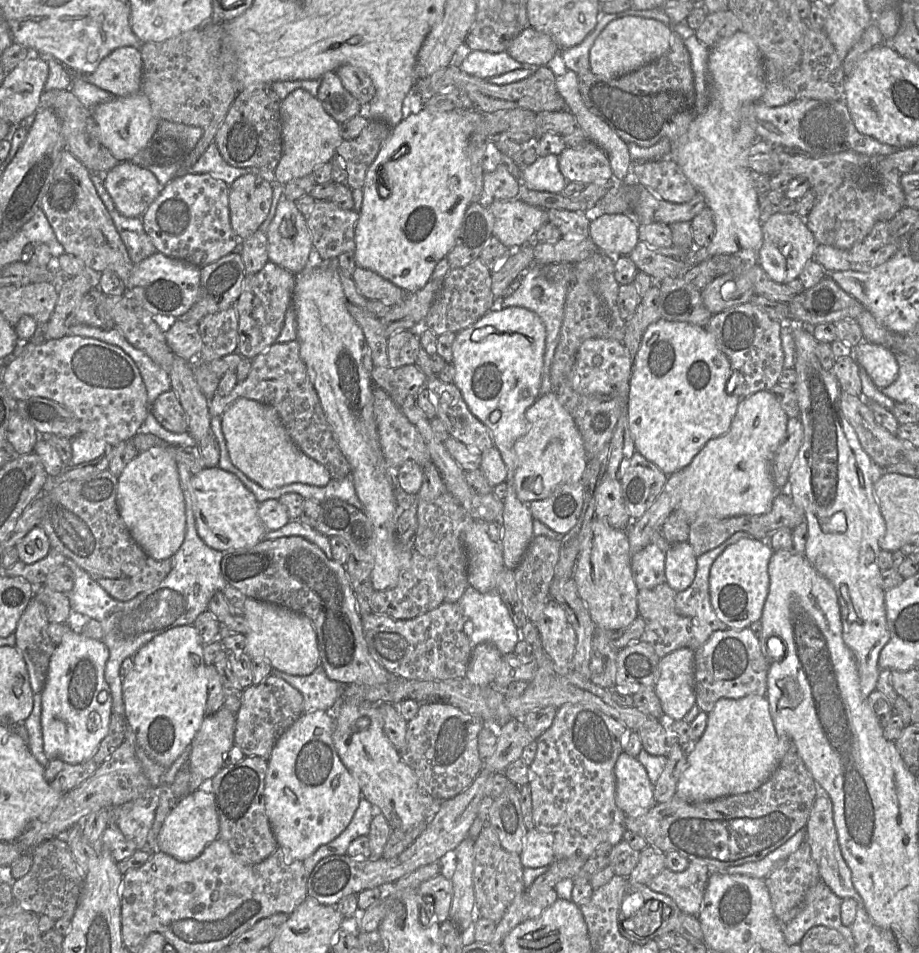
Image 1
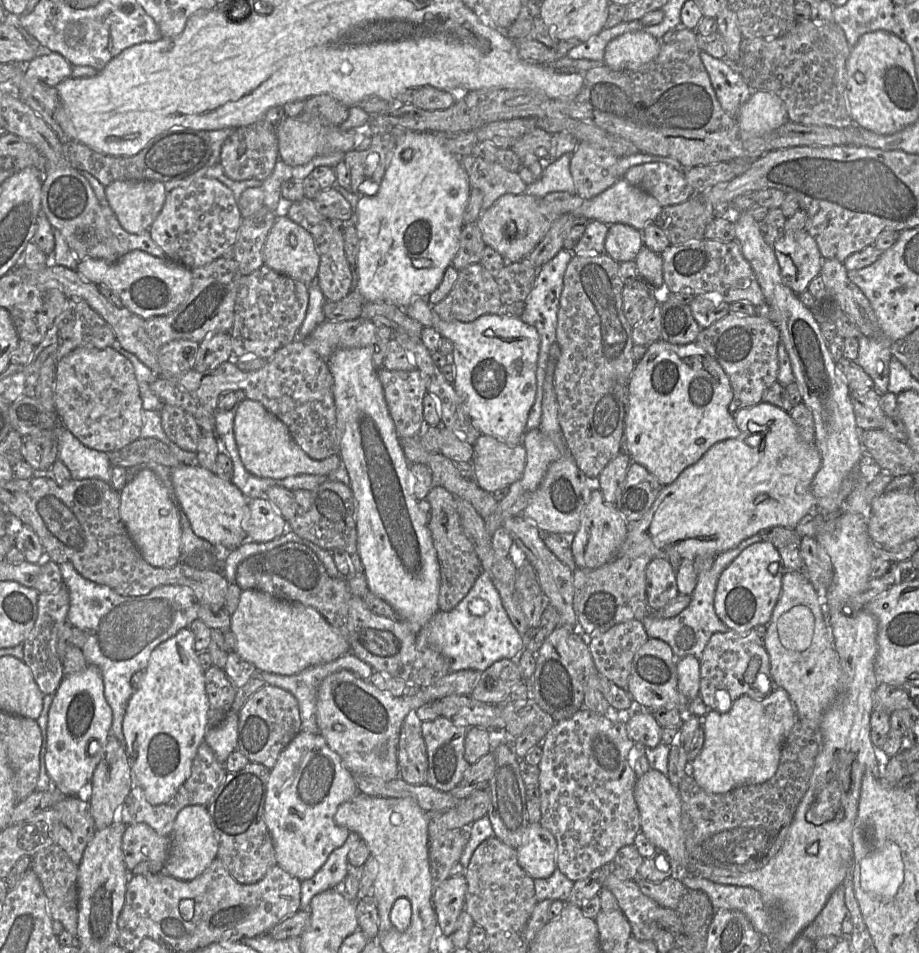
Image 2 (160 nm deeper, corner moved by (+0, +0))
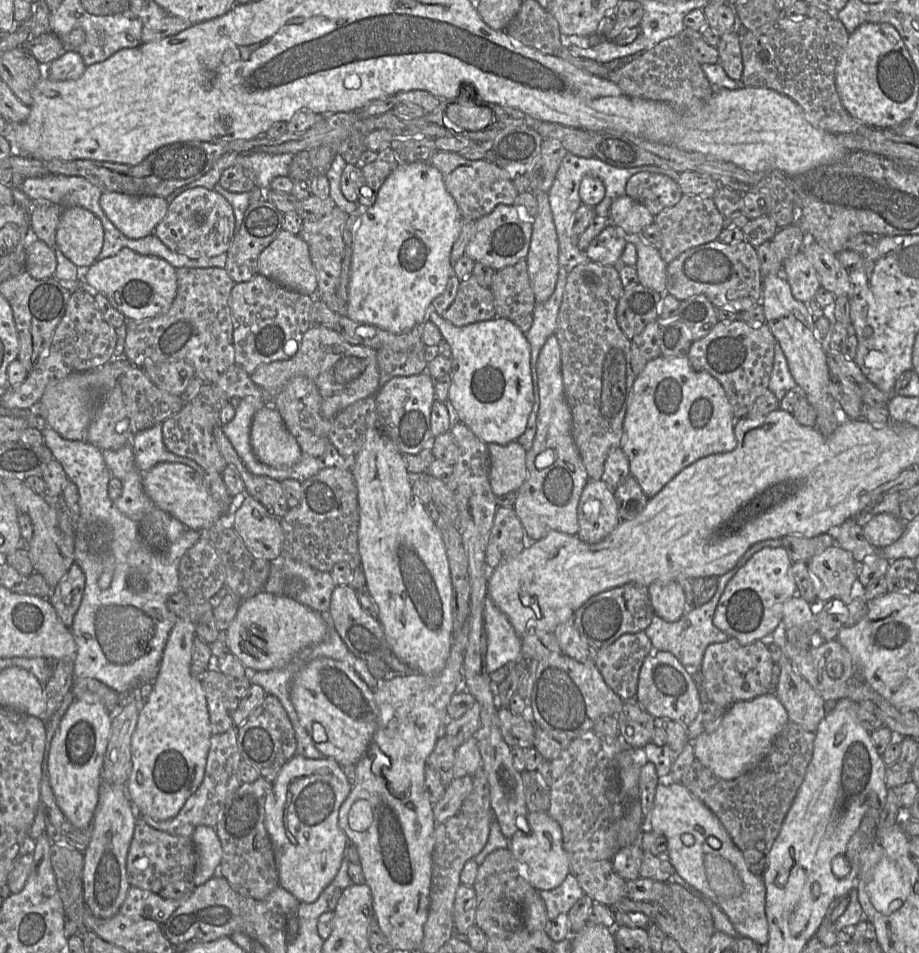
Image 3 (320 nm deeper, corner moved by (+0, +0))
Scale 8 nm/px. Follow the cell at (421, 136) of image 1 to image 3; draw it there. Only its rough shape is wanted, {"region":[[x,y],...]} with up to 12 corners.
{"region":[[401,163],[362,212],[346,317],[423,323],[462,215],[441,172]]}

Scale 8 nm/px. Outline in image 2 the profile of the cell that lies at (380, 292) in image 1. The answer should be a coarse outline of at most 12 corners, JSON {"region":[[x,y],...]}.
{"region":[[506,314],[444,321],[473,425],[515,447],[536,396],[540,336]]}

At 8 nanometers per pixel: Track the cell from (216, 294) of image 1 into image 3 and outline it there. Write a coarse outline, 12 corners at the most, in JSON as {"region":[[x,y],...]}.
{"region":[[224,268],[176,269],[166,313],[125,321],[139,368],[183,360],[214,384],[235,364]]}

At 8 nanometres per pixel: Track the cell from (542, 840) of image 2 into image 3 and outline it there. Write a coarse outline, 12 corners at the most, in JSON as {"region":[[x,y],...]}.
{"region":[[528,812],[510,850],[522,876],[552,890],[570,873],[562,830]]}

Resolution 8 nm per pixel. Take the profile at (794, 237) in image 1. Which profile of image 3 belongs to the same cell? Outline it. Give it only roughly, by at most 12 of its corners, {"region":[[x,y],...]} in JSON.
{"region":[[802,250],[782,268],[796,300],[815,299],[821,283]]}

